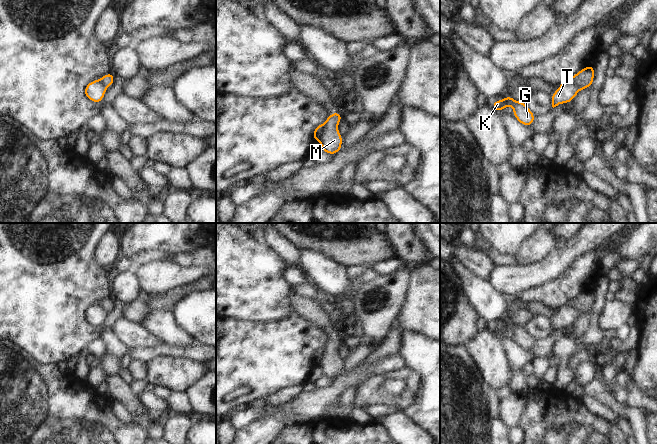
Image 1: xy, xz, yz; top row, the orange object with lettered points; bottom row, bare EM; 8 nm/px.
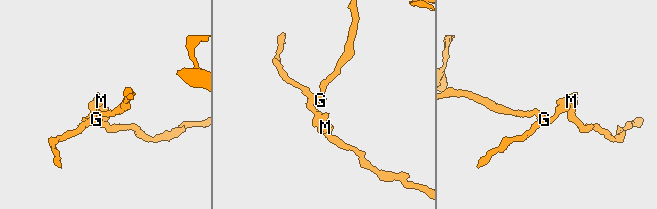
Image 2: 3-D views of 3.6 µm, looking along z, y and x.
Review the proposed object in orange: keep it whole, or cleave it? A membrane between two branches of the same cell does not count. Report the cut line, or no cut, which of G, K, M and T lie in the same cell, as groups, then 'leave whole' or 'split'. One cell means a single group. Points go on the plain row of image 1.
xz (325, 347), (317, 364) | G K T / M | split

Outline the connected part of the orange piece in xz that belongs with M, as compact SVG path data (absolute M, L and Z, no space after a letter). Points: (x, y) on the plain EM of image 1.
M337 335L326 342L324 353L318 363L322 370L322 376L334 379L342 373L343 359L338 355L340 345L342 345L342 338Z

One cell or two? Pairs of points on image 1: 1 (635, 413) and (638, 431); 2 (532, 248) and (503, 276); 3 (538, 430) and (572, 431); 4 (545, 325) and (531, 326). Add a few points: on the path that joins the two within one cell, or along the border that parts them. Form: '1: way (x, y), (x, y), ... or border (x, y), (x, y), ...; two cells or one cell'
1: way (635, 417), (638, 427); one cell
2: border (542, 259), (519, 265); two cells
3: way (546, 430), (564, 431); one cell
4: way (542, 325), (534, 326); one cell

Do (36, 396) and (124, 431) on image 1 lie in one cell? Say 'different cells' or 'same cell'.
same cell

